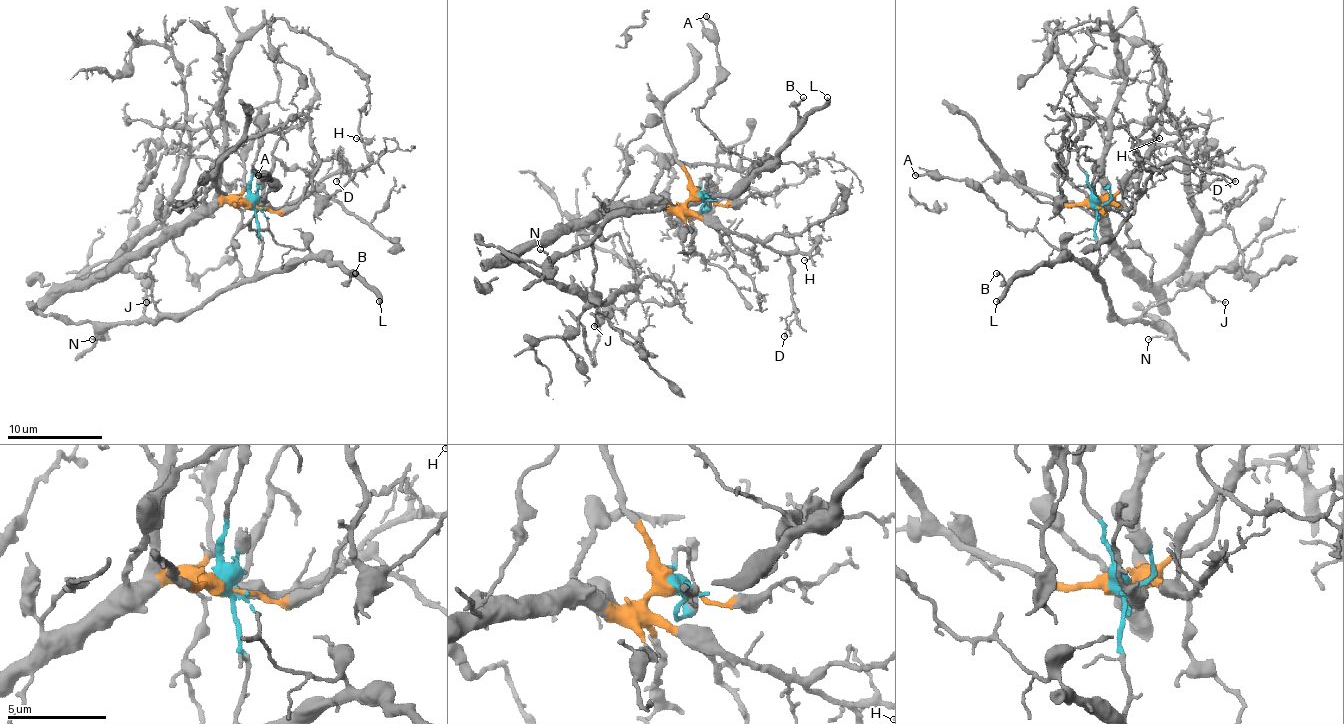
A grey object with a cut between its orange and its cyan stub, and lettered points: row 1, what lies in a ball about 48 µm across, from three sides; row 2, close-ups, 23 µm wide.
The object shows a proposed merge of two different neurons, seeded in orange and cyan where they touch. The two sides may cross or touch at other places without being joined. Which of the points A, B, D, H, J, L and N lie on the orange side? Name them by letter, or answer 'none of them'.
D, H

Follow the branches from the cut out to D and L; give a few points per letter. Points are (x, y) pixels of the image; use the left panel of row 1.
D: (250, 204), (238, 202), (269, 202), (281, 207), (305, 200), (343, 164), (343, 159), (348, 173), (336, 181)
L: (250, 204), (262, 242), (260, 271), (286, 271), (307, 259), (324, 259), (340, 266), (369, 288), (378, 302)

